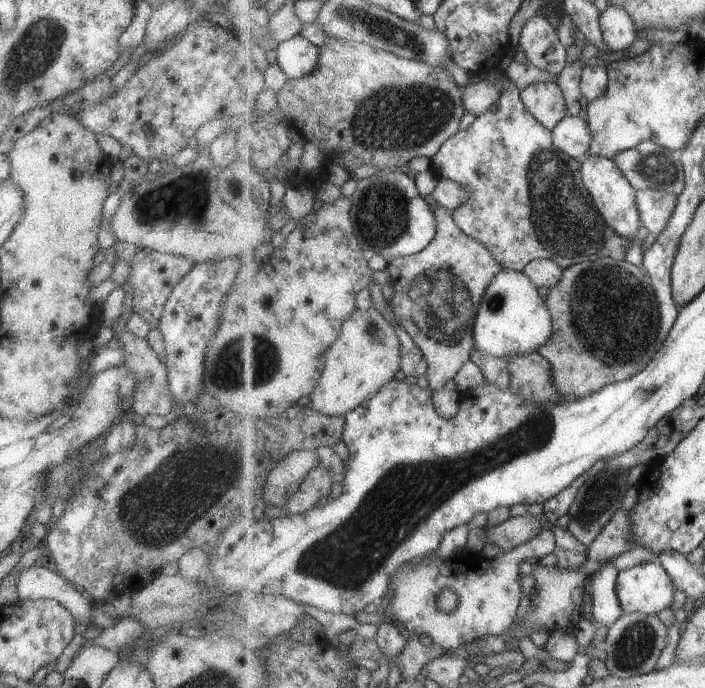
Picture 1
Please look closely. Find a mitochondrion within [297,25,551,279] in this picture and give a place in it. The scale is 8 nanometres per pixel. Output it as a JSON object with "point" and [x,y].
{"point":[382,121]}

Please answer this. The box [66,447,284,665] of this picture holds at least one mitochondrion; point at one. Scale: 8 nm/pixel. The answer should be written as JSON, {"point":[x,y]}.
{"point":[150,512]}

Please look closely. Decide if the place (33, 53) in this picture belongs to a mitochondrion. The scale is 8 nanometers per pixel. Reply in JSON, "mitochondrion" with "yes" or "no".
{"mitochondrion":"yes"}

